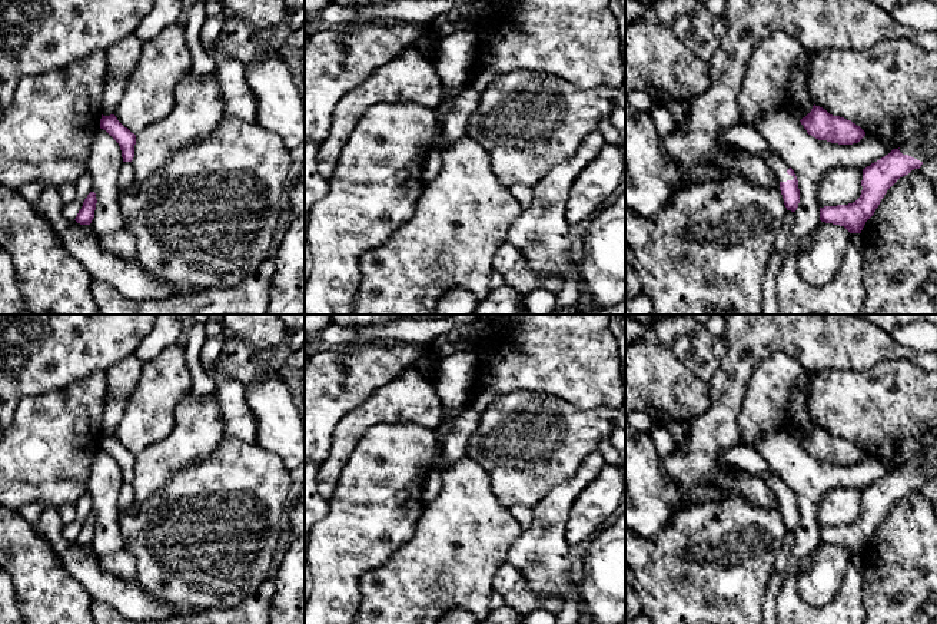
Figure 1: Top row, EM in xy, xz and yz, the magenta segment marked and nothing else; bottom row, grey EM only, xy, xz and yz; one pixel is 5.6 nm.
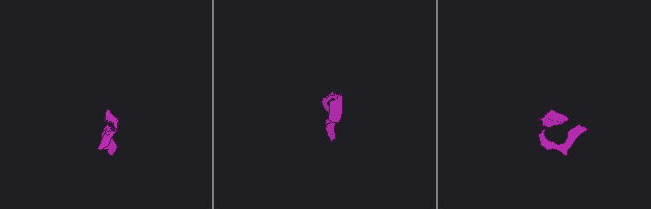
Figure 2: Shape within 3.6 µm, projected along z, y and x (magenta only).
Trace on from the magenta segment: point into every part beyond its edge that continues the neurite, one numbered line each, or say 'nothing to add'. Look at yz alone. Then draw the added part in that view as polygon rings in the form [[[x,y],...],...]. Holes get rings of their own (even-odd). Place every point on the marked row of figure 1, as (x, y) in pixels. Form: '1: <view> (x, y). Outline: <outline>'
1: yz (923, 146). Outline: [[[937,120],[927,129],[924,135],[906,142],[900,149],[903,155],[908,155],[920,162],[937,153]]]
2: yz (780, 168). Outline: [[[758,155],[775,173],[778,182],[793,180],[794,176],[788,175],[790,166],[778,156]]]

